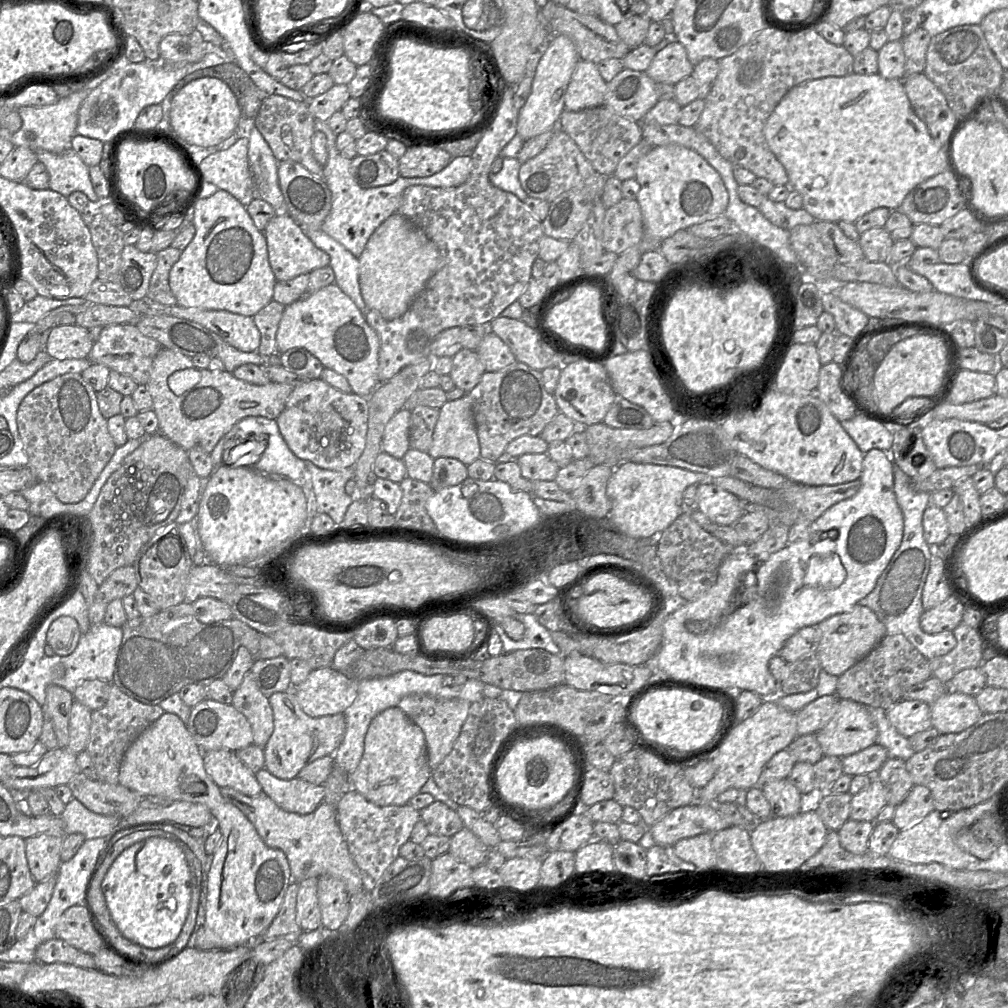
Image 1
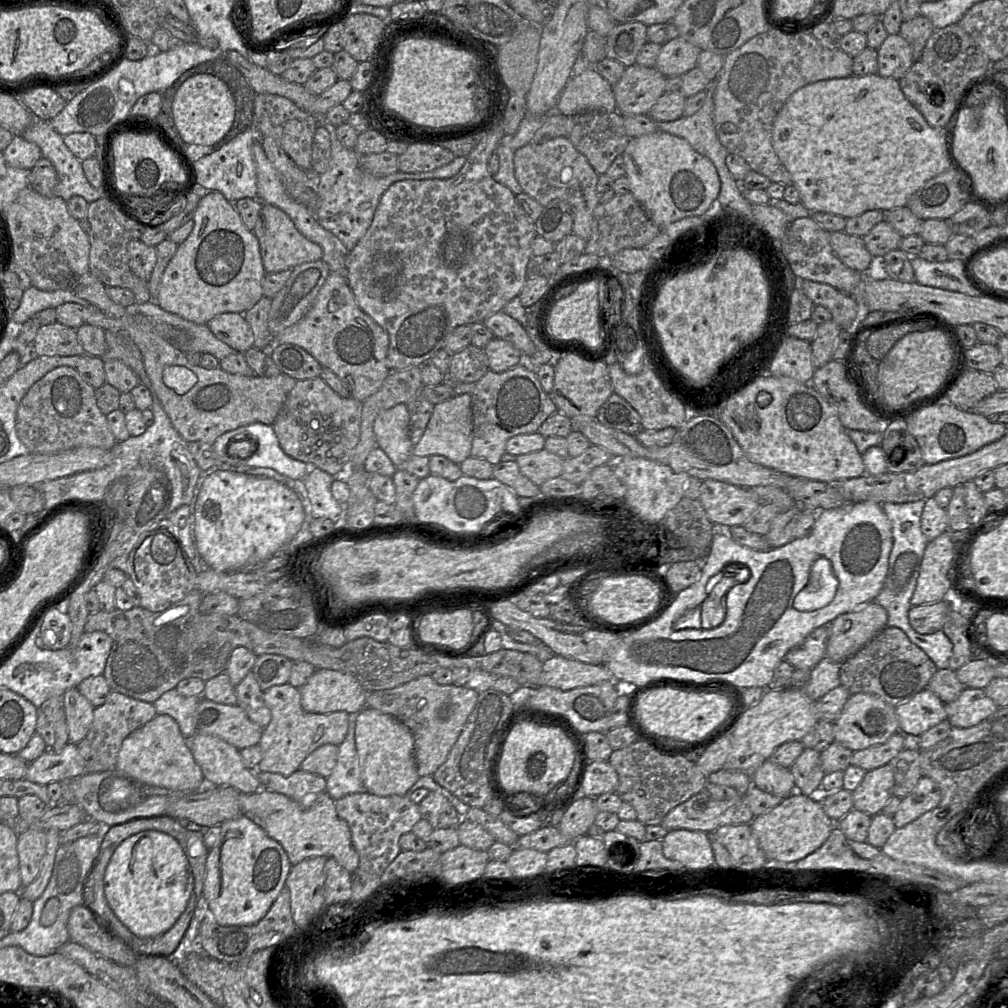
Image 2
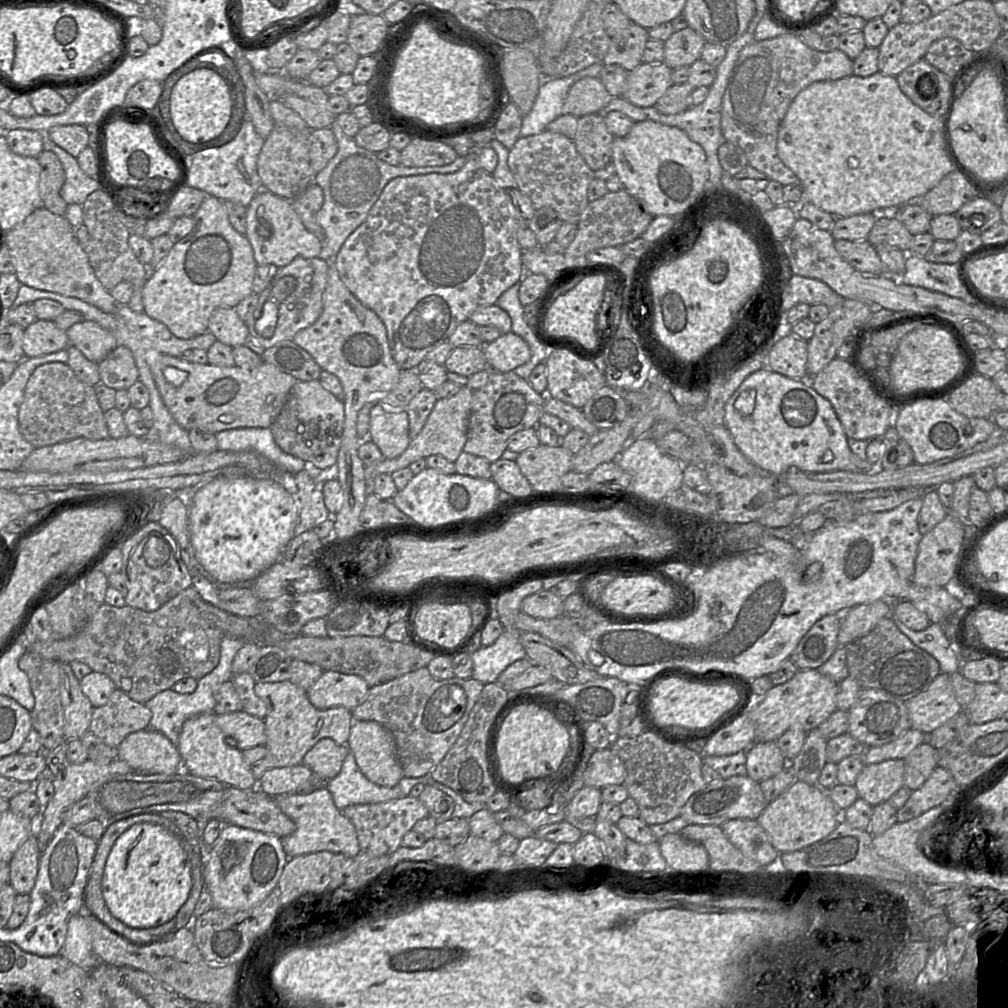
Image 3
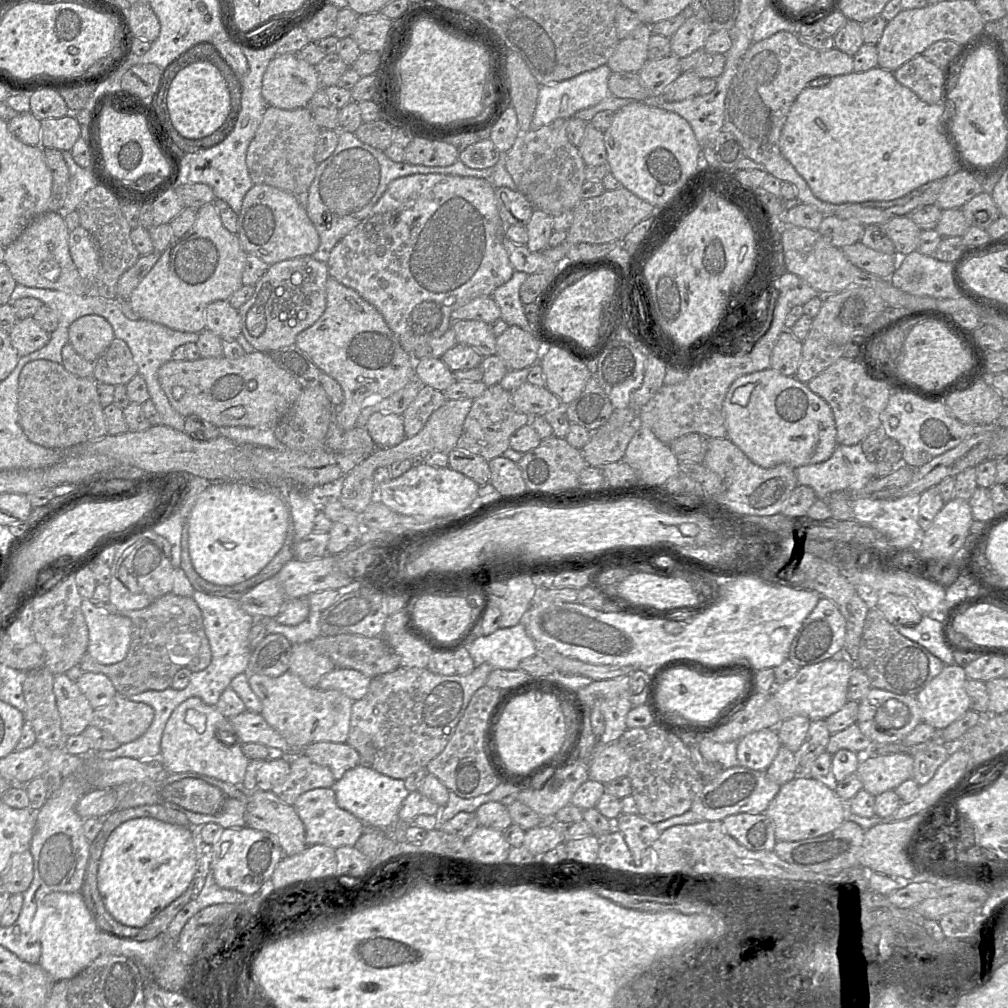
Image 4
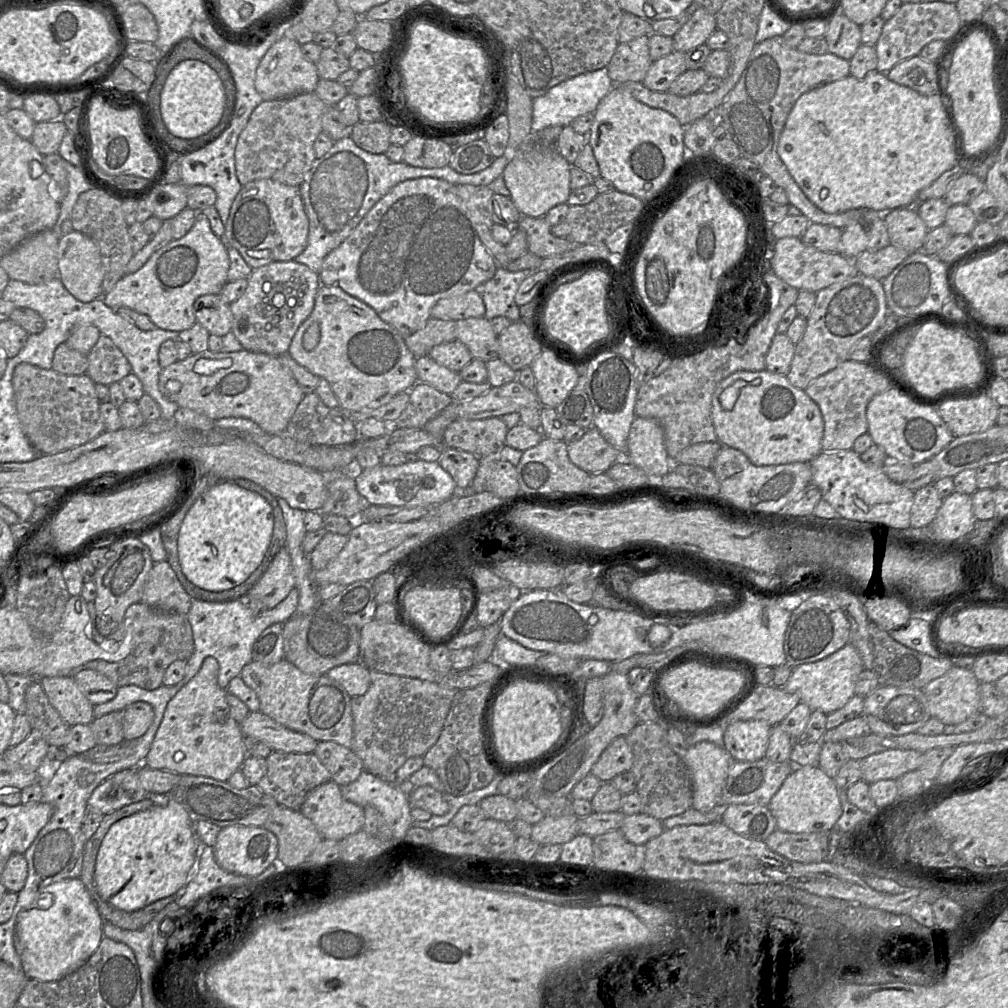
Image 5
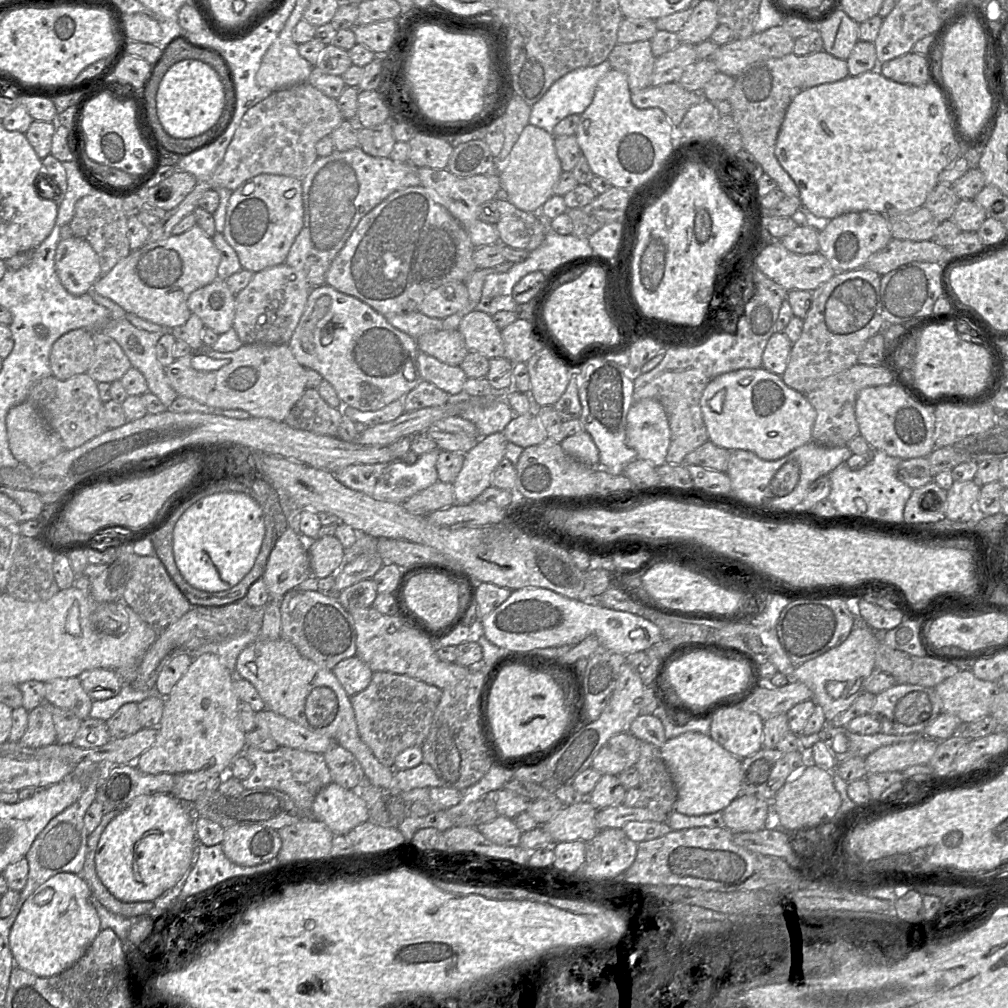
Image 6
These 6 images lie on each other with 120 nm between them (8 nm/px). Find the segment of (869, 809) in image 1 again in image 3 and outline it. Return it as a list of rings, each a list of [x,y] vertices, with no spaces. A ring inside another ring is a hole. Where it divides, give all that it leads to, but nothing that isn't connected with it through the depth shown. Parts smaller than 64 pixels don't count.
[[[904,759],[865,764],[856,778],[858,796],[872,806],[887,801],[904,786]]]

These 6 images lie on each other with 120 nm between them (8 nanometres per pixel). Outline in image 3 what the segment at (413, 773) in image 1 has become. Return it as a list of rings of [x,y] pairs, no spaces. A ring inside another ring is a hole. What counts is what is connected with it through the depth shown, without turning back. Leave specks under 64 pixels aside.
[[[354,721],[347,742],[361,772],[373,783],[394,787],[404,777],[395,739],[375,721]]]

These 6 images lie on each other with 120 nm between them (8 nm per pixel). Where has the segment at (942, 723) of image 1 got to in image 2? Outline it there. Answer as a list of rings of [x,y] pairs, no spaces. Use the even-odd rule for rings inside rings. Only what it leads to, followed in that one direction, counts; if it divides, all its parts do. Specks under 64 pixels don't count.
[[[966,687],[956,699],[945,703],[946,719],[952,727],[959,728],[967,728],[980,723],[994,714],[998,708],[997,704],[986,695],[982,688]]]

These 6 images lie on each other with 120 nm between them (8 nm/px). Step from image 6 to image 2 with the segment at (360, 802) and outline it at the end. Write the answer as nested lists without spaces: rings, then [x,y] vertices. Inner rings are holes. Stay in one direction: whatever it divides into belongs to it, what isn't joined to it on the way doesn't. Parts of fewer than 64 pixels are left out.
[[[267,789],[253,794],[239,793],[242,814],[257,823],[286,852],[291,865],[316,856],[334,858],[350,873],[359,866],[359,855],[352,844],[350,828],[336,811],[335,800],[325,791],[315,799],[297,802]]]

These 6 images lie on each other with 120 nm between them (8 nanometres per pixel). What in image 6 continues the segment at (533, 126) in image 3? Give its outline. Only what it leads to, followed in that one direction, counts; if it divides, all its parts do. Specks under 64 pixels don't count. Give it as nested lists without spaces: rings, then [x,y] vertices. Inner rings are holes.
[[[608,60],[593,67],[575,69],[555,81],[543,97],[531,106],[529,123],[552,134],[554,126],[563,118],[580,115],[591,104],[598,81],[610,70]]]

